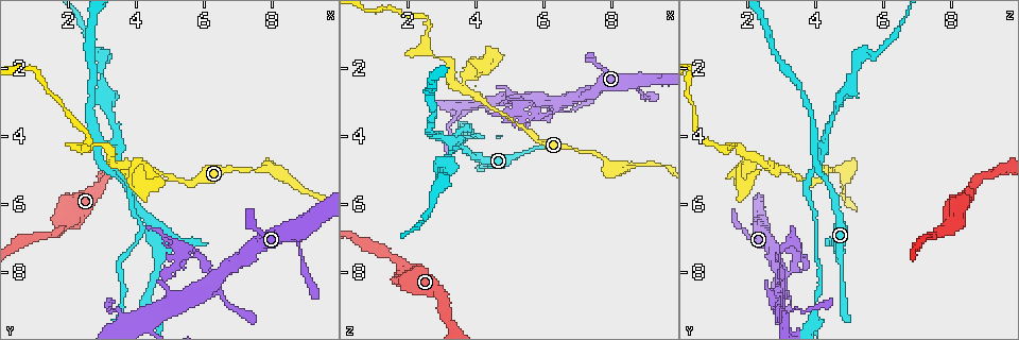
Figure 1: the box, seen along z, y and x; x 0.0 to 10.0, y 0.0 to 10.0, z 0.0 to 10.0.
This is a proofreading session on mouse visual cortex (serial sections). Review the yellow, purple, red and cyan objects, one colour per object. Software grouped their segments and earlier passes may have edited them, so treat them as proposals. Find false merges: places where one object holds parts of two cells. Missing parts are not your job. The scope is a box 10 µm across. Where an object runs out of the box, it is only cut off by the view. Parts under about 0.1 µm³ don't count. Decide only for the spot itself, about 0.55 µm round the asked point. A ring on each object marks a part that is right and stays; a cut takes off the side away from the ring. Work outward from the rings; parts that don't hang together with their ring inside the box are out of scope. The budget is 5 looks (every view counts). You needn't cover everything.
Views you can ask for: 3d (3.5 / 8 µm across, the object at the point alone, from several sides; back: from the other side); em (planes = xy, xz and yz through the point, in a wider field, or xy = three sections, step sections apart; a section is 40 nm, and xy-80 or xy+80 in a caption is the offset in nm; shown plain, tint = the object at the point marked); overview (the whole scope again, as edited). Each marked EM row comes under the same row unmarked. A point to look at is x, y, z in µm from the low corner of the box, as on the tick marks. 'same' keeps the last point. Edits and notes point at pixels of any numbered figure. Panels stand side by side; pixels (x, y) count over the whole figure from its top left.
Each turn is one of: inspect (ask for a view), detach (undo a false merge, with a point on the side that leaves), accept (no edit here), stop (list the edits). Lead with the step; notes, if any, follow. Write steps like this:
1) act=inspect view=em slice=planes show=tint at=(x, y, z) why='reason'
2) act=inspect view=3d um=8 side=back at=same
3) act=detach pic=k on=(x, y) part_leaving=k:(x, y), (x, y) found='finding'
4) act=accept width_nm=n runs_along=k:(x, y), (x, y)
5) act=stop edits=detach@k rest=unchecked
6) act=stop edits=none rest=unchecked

act=inspect view=3d um=3.5 side=back at=(5.30, 7.40, 3.00) why='closes a loop'

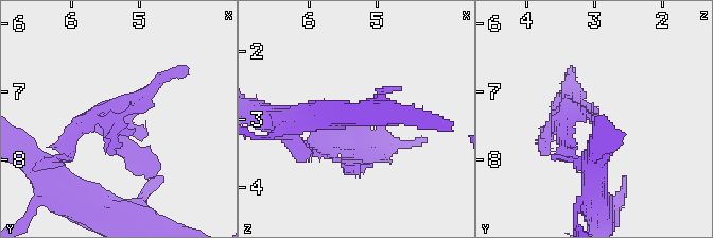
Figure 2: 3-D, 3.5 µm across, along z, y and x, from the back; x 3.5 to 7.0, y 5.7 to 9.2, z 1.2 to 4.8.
act=inspect view=em slice=xy step=3 show=tint at=same why='now the EM'

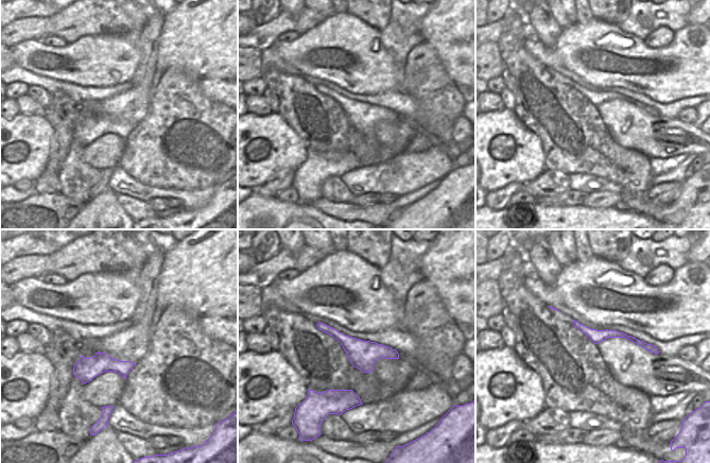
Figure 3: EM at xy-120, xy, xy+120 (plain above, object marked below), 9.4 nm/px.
act=accept width_nm=280 runs_along=3:(319, 325), (359, 352), (396, 356) found='continuous, no second cell'

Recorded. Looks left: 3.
act=inspect view=3d um=3.5 at=(3.30, 5.00, 4.10) why='arms run side by side'

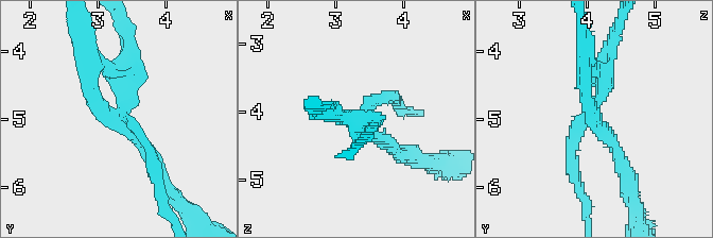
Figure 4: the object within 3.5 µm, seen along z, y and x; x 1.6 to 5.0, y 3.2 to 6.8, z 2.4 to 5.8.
act=detach pic=4 on=(619, 31) arm_widths_nm=150,200,250,250 part_leaving=4:(600, 100), (615, 29) found='a second cell is stuck on'

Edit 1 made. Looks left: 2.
act=stop edits=detach@4 rest=unchecked

